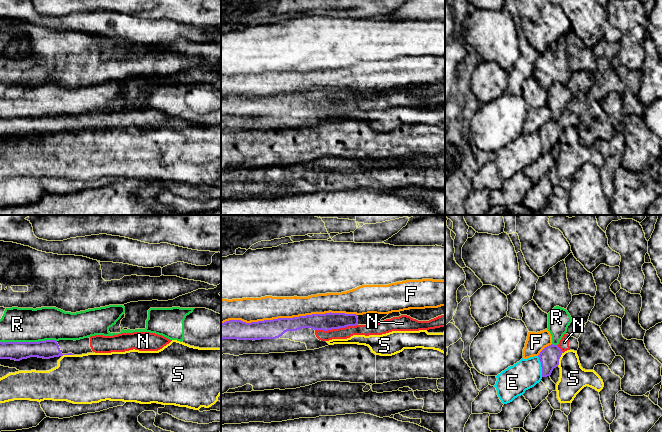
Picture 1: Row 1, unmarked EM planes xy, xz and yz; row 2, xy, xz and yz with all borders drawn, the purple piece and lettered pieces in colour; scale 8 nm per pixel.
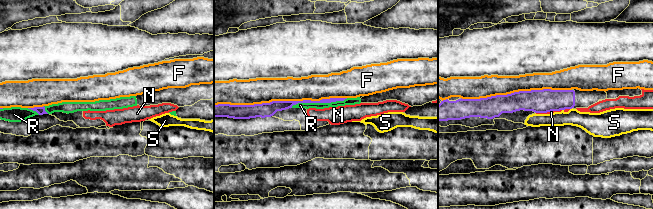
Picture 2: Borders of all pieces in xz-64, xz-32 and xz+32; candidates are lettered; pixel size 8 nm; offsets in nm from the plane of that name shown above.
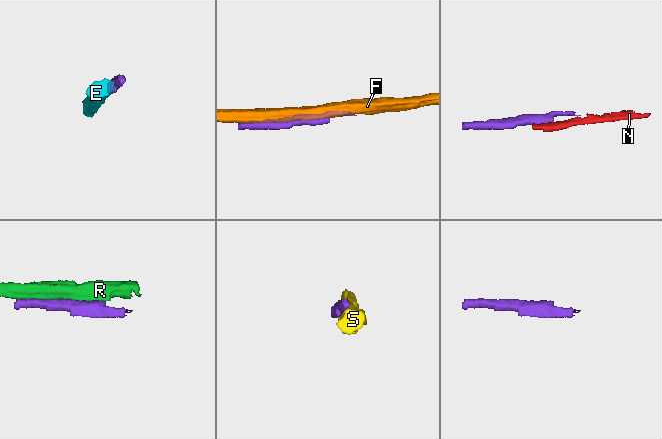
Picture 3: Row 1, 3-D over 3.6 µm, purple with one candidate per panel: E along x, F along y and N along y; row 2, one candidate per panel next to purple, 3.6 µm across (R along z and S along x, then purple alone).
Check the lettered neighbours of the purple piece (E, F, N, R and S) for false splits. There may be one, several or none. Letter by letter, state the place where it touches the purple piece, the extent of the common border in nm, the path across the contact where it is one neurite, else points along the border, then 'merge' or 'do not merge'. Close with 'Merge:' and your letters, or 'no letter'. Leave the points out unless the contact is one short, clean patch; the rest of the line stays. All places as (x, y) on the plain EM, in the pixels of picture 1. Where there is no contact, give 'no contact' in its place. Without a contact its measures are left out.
E: contact yz (541, 142); length 170 nm; do not merge
F: contact xz (288, 94); length 1100 nm; do not merge
N: contact xz (336, 104); length 340 nm; way xz (328, 97), (336, 104), (342, 109); merge
R: contact xy (28, 118); length 460 nm; do not merge
S: contact yz (559, 134); length 130 nm; do not merge
Merge: N

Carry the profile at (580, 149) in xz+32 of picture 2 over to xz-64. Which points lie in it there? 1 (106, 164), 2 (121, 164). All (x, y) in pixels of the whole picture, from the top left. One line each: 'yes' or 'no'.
1: no
2: no

